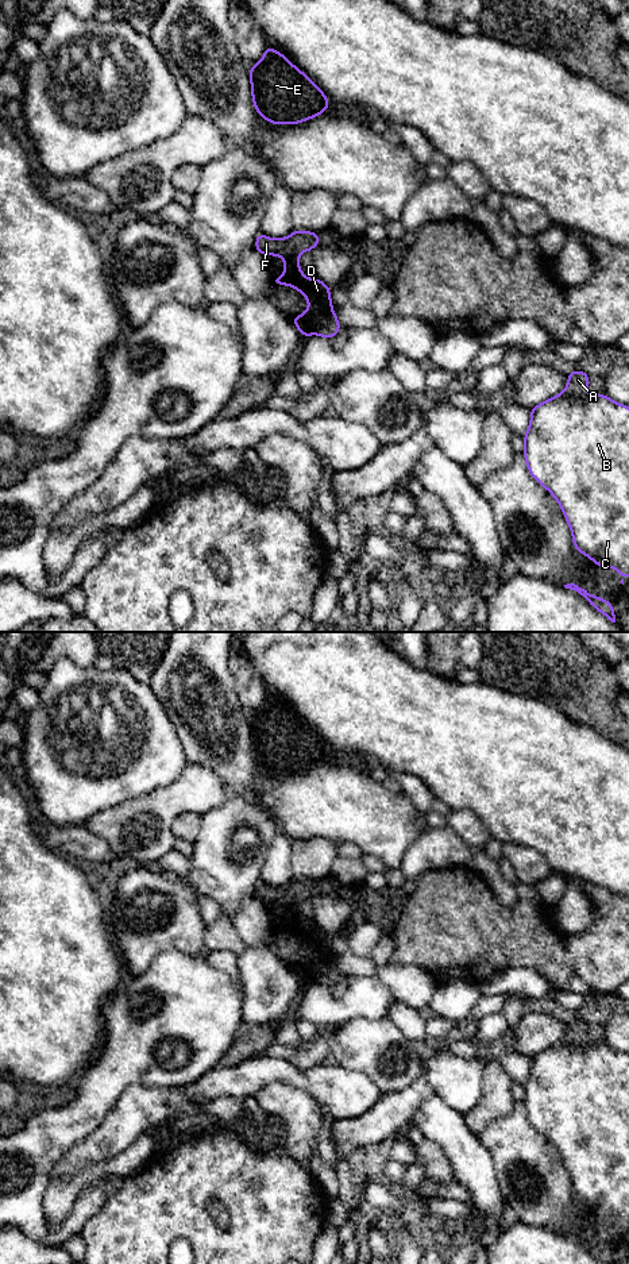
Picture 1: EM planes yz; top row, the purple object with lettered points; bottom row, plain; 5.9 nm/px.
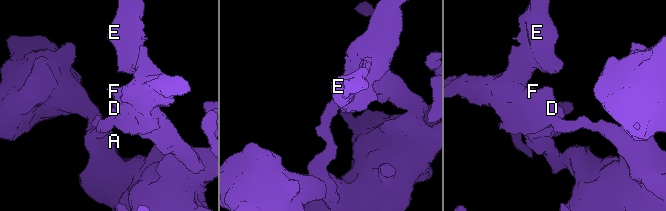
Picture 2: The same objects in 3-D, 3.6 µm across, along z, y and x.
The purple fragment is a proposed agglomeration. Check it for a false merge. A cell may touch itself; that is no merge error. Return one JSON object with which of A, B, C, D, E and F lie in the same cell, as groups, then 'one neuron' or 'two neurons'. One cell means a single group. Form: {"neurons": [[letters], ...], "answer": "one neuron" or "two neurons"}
{"neurons": [["A", "B", "C"], ["D", "E", "F"]], "answer": "two neurons"}

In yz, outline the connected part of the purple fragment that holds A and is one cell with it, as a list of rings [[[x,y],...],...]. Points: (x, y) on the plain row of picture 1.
[[[574,1018],[567,1021],[568,1032],[563,1041],[533,1055],[530,1057],[530,1072],[524,1083],[525,1098],[524,1106],[530,1124],[543,1133],[562,1155],[564,1165],[572,1182],[574,1195],[578,1201],[584,1202],[589,1207],[594,1209],[598,1215],[613,1215],[621,1226],[629,1223],[629,1055],[618,1052],[609,1047],[606,1043],[586,1043],[586,1034],[590,1029],[590,1022]]]

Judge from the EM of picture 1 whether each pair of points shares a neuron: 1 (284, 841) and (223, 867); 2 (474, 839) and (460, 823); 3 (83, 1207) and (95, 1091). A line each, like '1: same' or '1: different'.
1: different
2: same
3: different

